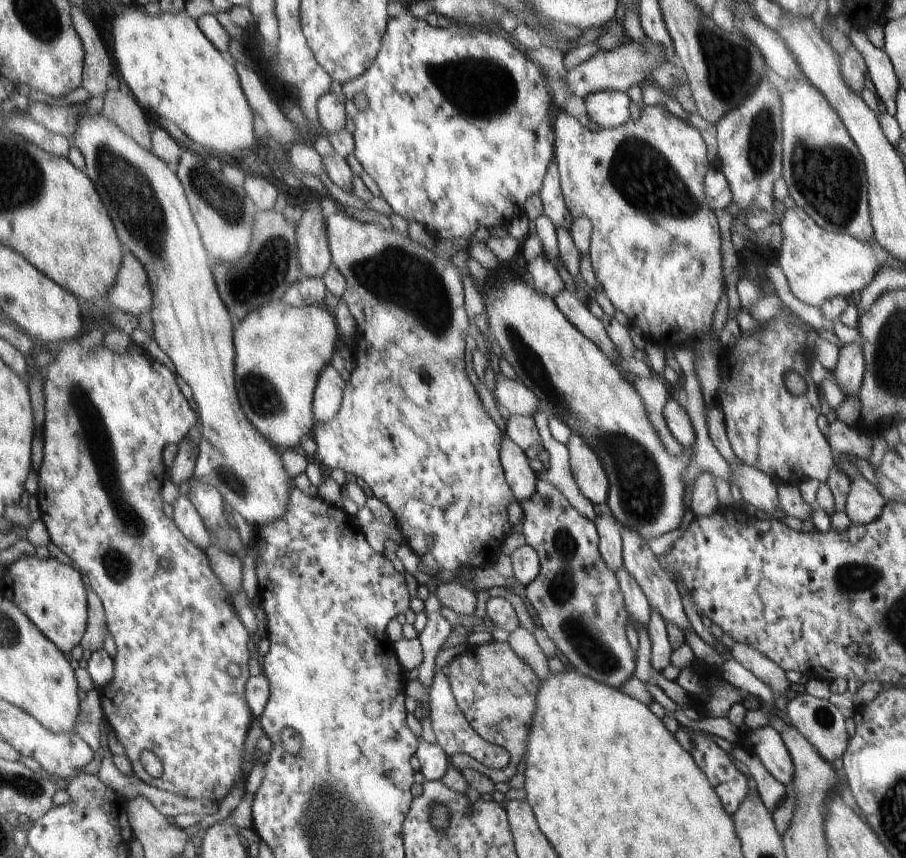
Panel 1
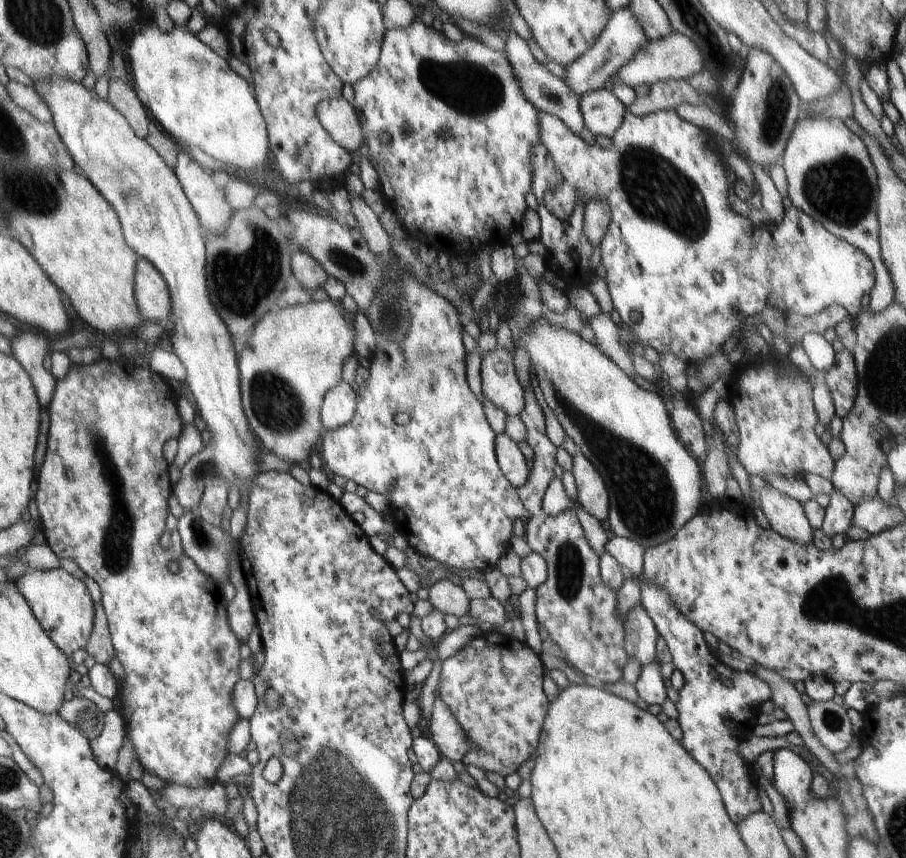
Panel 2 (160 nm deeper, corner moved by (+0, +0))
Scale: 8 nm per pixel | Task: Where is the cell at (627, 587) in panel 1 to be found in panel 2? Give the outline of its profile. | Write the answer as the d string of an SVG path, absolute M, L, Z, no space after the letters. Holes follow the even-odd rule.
M640 604L635 606L623 622L625 641L624 650L629 658L638 662L640 668L657 660L657 628Z

